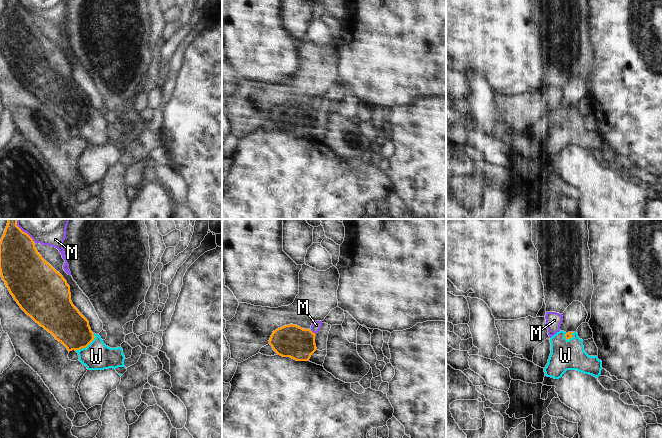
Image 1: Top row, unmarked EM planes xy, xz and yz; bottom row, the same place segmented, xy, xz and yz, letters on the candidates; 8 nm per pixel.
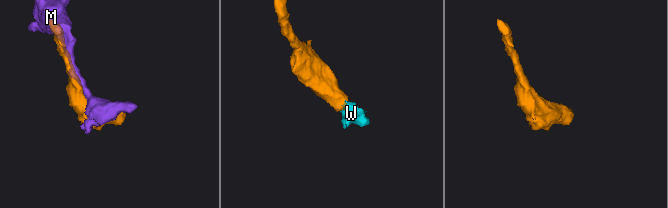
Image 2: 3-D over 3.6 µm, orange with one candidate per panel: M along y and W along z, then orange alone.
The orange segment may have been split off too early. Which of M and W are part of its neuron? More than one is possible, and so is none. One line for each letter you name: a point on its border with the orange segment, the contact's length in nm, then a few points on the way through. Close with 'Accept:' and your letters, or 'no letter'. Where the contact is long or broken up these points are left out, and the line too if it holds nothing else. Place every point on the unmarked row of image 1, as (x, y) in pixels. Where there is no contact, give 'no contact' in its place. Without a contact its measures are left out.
W: meets orange in xy at (87, 121); contact 220 nm long; runs through xy (68, 102), (87, 121), (96, 132)
Accept: W

